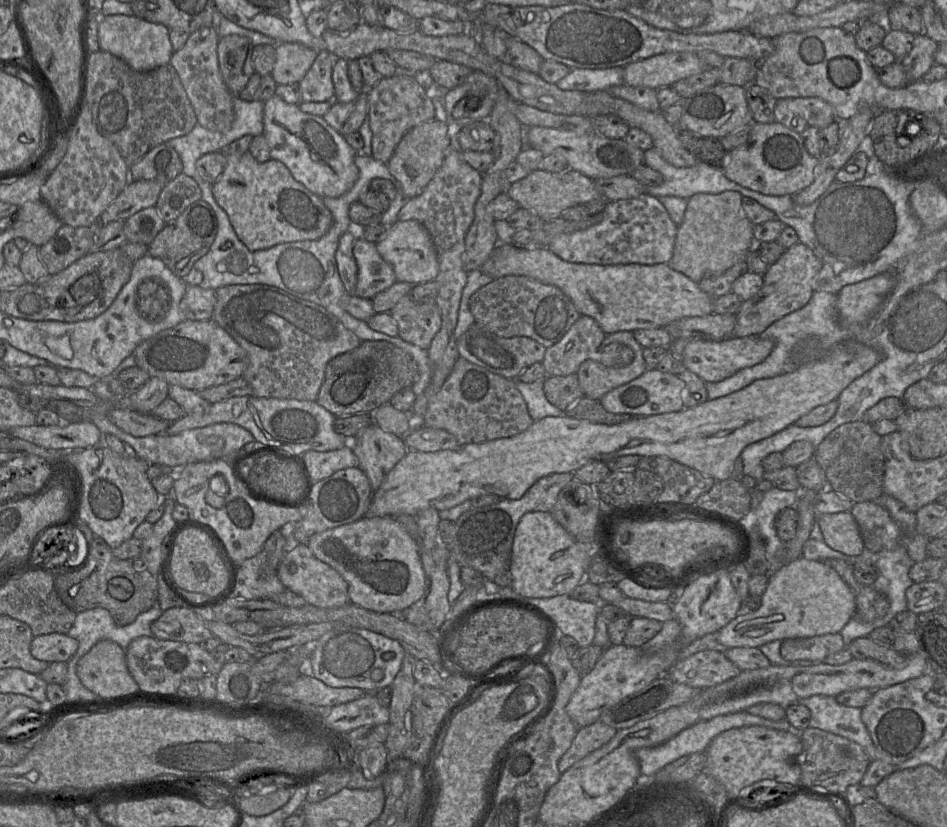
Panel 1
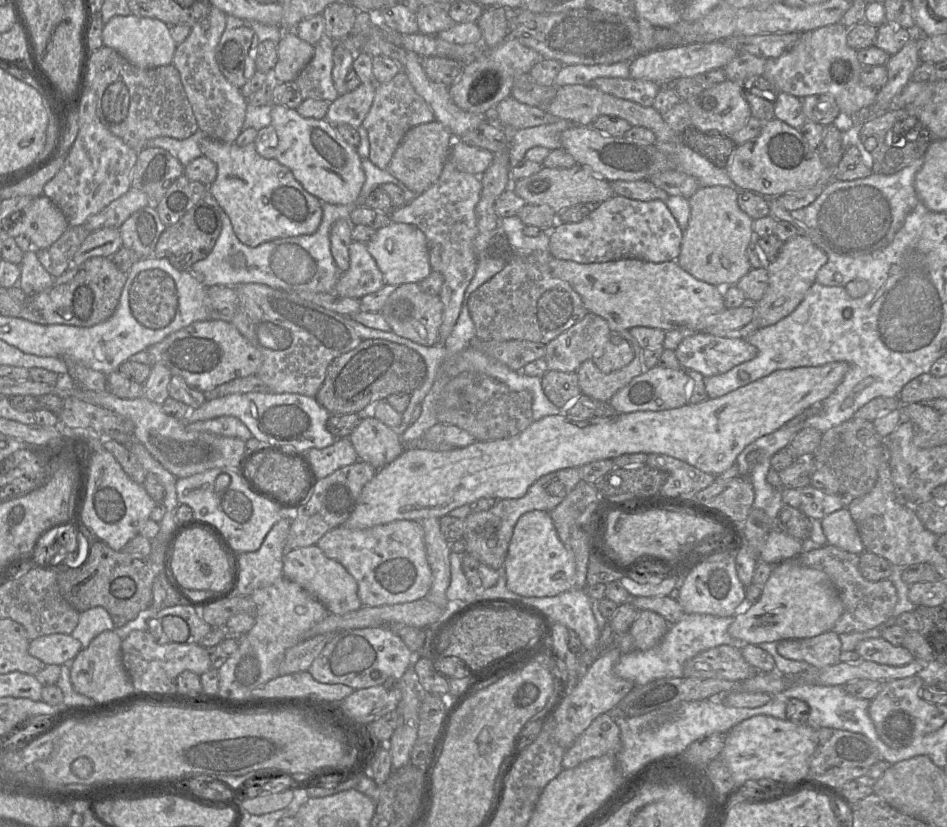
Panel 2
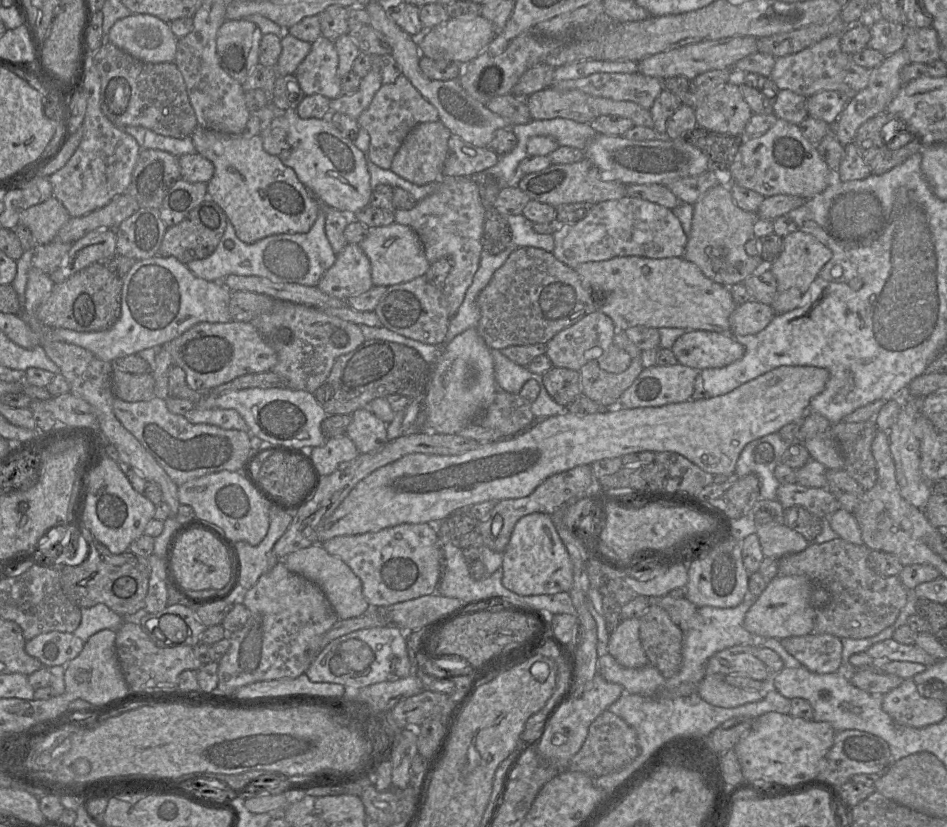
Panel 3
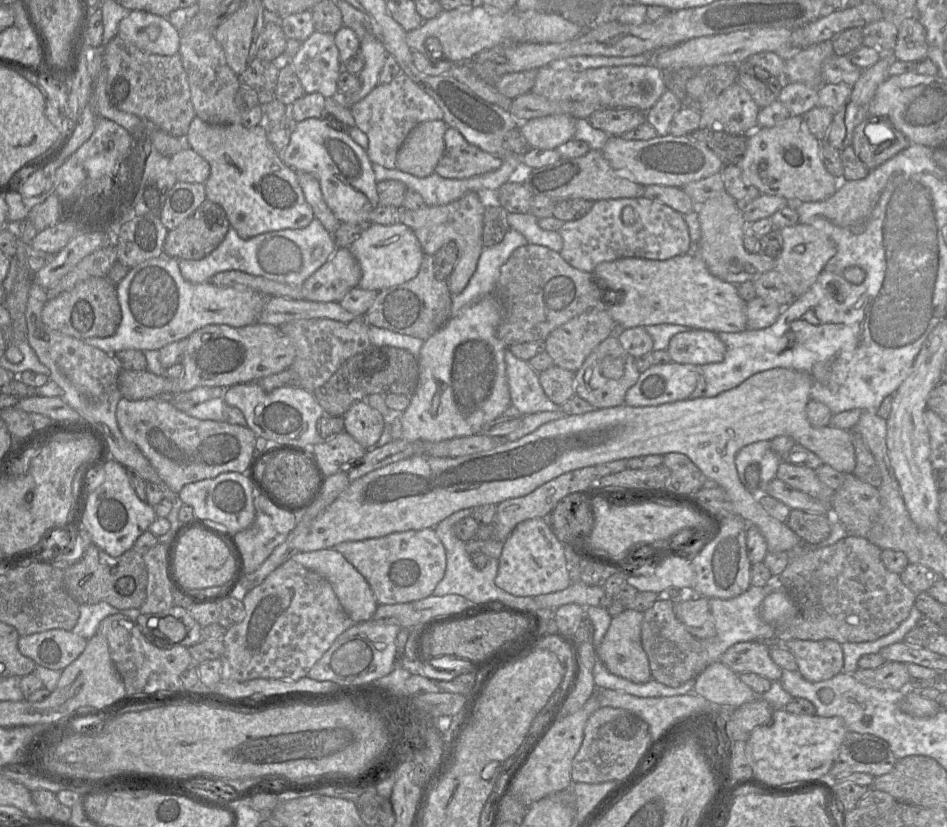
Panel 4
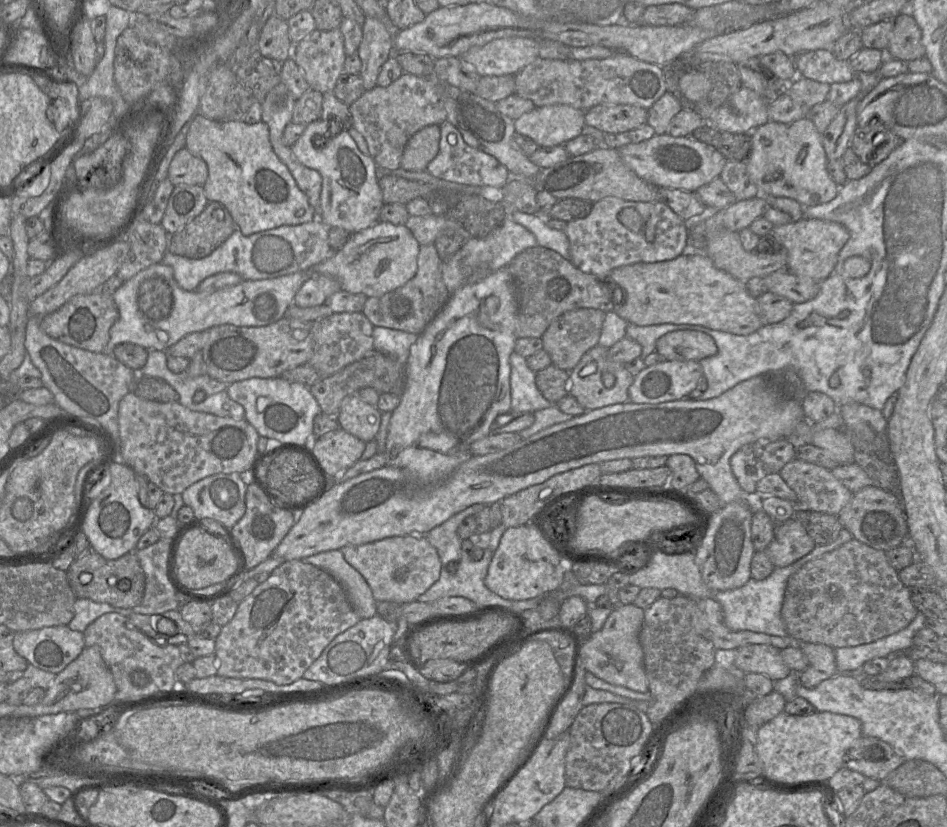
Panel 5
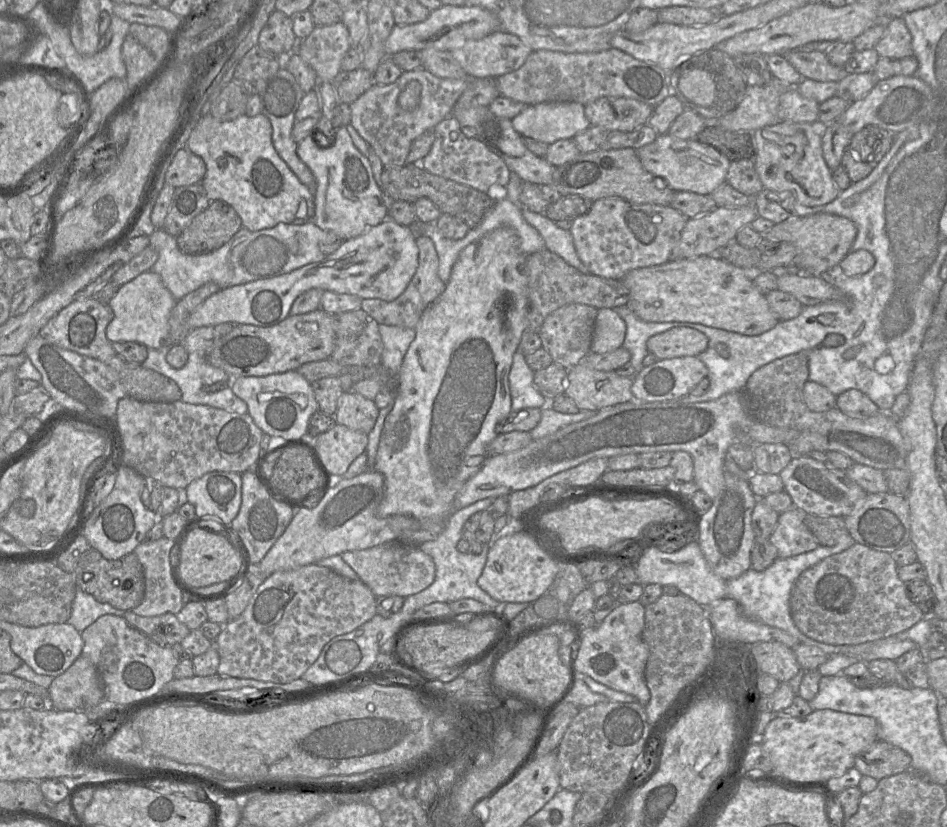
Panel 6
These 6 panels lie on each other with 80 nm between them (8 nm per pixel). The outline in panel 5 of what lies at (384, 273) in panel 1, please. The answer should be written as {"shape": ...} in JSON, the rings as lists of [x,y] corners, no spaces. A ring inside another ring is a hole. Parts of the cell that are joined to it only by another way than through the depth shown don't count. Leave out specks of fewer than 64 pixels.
{"shape":[[[313,275],[302,284],[294,296],[293,304],[301,308],[322,305],[329,296],[338,291],[341,291],[341,285],[335,278]]]}

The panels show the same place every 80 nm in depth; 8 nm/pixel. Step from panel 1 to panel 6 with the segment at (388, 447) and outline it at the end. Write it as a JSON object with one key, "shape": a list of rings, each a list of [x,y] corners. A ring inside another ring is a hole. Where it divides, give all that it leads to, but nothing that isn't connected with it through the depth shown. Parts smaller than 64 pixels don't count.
{"shape":[[[348,391],[341,396],[334,419],[338,424],[369,434],[378,415],[379,409],[372,400]]]}

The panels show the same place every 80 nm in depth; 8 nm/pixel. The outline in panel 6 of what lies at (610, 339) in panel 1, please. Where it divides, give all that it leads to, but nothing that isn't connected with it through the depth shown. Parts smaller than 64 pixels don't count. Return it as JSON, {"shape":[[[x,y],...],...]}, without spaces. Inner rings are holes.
{"shape":[[[581,361],[569,370],[564,394],[574,401],[579,410],[597,412],[633,400],[632,385],[631,377],[618,376],[615,371],[598,371]]]}

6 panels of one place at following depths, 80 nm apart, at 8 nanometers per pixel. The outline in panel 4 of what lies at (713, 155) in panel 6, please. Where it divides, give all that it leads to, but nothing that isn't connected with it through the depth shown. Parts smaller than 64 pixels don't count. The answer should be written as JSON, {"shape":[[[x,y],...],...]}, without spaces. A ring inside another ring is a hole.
{"shape":[[[657,136],[650,140],[624,140],[610,137],[601,150],[610,166],[643,186],[663,185],[683,188],[686,184],[719,173],[724,164],[705,144],[689,136]]]}

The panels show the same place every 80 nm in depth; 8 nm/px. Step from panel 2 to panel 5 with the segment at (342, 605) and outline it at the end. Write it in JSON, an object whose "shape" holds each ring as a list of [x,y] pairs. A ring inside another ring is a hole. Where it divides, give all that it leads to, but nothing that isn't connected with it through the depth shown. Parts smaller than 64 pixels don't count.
{"shape":[[[340,549],[320,552],[301,559],[331,574],[344,588],[361,619],[376,615],[377,601],[363,576],[346,562]]]}

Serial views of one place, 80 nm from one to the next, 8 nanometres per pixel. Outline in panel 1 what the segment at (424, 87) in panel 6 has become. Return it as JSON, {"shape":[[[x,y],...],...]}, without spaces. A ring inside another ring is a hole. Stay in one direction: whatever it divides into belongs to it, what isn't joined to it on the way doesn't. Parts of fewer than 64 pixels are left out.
{"shape":[[[403,74],[382,78],[367,90],[368,119],[372,131],[372,157],[387,164],[403,135],[410,129],[437,118],[437,110],[415,78]]]}

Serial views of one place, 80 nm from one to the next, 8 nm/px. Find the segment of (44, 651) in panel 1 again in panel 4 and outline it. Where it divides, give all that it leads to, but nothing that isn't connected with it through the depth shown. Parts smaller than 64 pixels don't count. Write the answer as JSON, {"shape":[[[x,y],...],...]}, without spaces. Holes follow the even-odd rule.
{"shape":[[[63,629],[21,636],[18,649],[37,666],[62,671],[84,651],[87,639]]]}

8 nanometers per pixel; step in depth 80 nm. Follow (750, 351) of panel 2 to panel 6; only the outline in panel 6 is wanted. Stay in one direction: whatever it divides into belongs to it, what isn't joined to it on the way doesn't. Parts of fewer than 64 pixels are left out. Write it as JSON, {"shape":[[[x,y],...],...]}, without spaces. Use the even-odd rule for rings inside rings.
{"shape":[[[674,327],[651,336],[647,350],[659,360],[698,356],[708,347],[708,338],[702,332],[688,327]]]}

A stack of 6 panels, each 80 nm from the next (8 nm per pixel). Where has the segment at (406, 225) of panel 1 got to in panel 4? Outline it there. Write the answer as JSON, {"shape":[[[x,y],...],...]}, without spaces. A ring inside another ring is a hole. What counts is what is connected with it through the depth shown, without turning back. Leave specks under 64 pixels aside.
{"shape":[[[402,223],[366,224],[360,237],[348,249],[361,268],[358,287],[377,292],[403,284],[417,276],[424,256],[414,232]]]}

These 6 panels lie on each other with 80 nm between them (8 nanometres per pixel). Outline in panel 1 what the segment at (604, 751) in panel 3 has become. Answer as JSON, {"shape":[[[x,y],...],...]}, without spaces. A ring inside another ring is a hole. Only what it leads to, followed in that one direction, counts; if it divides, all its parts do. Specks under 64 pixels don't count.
{"shape":[[[600,721],[578,728],[571,746],[558,761],[560,773],[562,774],[574,763],[608,743],[615,736],[616,732],[615,728]]]}

